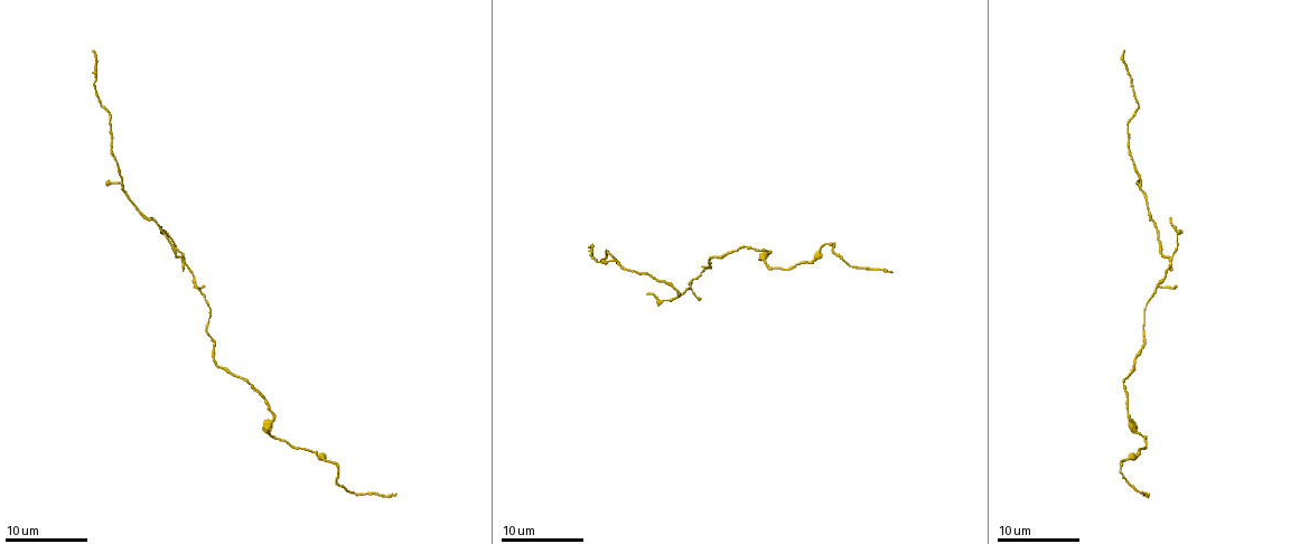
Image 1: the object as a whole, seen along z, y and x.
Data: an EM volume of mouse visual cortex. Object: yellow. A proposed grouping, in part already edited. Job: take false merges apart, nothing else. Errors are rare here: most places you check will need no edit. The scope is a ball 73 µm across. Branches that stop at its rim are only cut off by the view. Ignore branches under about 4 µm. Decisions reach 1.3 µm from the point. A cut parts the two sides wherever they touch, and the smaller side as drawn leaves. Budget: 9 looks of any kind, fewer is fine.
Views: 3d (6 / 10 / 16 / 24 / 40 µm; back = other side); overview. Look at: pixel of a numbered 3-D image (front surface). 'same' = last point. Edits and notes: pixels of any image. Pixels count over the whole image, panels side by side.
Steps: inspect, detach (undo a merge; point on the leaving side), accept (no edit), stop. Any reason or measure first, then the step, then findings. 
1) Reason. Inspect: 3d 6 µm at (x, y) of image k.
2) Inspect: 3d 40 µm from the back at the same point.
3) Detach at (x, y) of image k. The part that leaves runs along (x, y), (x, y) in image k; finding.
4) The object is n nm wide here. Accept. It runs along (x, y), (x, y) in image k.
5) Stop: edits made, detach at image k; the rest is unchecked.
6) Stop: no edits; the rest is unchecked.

Sudden change in width. Inspect: 3d 6 µm at (269, 433) of image 1.

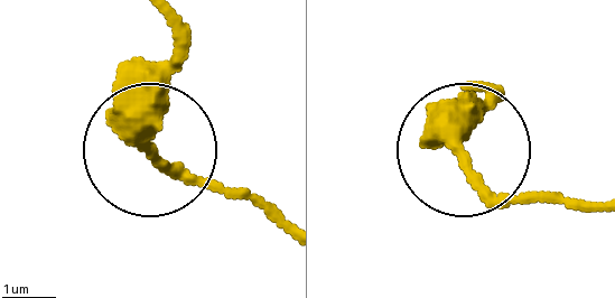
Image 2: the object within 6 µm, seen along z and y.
Accept. Continuous, no second neuron.

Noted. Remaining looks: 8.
Calibre changes. Inspect: 3d 10 µm at (1154, 291) of image 1.

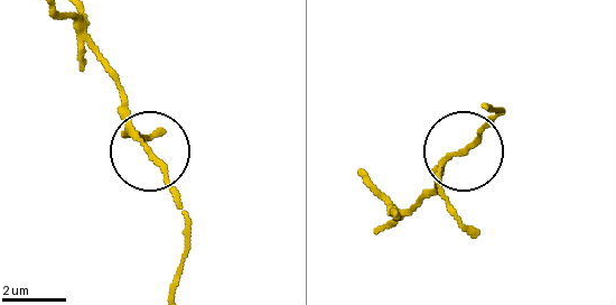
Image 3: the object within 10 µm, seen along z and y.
Accept. It runs along (184, 251), (178, 205), (130, 126), (122, 95) in image 3; continuous, no second neuron.

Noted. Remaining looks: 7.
A fork. Inspect: 3d 6 µm at (184, 256) of image 1.

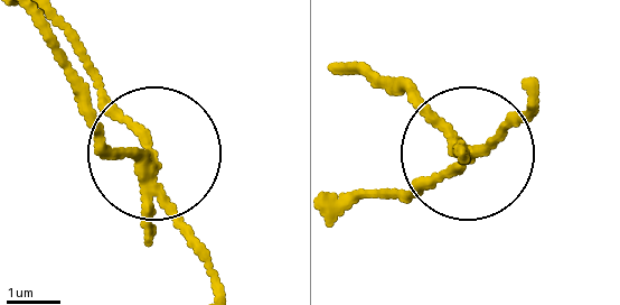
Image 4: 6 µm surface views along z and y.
The side arm is 7 µm long. Detach at (101, 151) of image 4. The part that leaves runs along (144, 175), (43, 15) in image 4; a second neuron is stuck on.

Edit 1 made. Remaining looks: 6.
Inspect: overview.

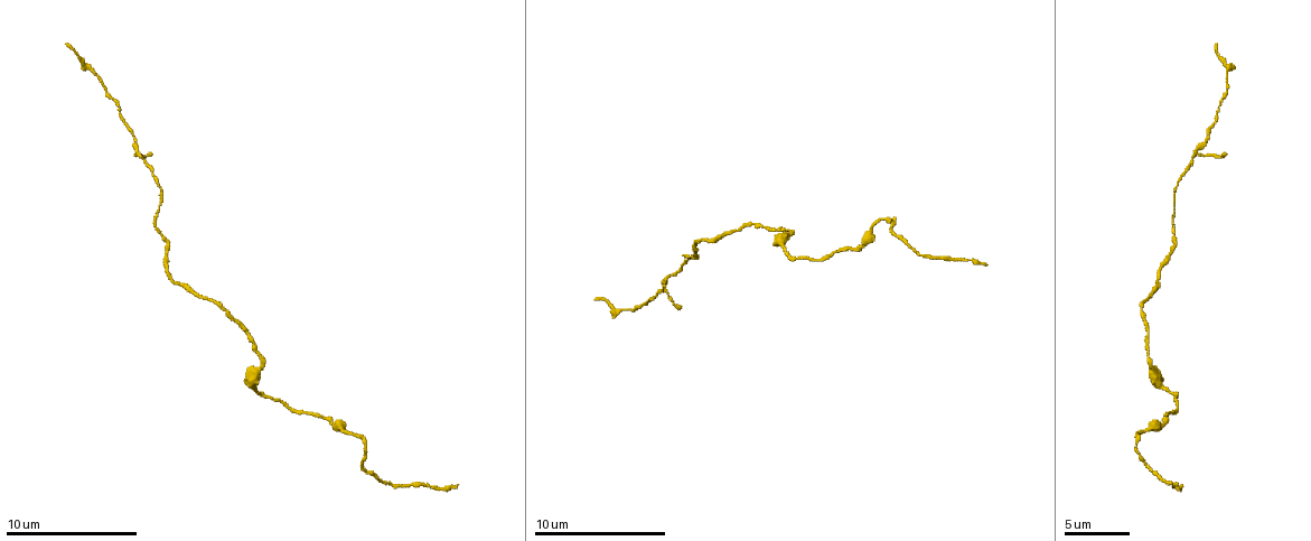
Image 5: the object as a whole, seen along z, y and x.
Sudden change in width. Inspect: 3d 16 µm at (873, 227) of image 5.

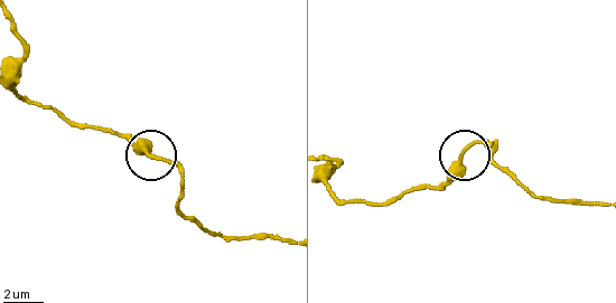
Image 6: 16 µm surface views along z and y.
Accept. It runs along (15, 35), (25, 55), (19, 95), (120, 133), (184, 178) in image 6; continuous, no second neuron.

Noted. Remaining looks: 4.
Stop: edits made, detach at image 4; the rest is unchecked.

